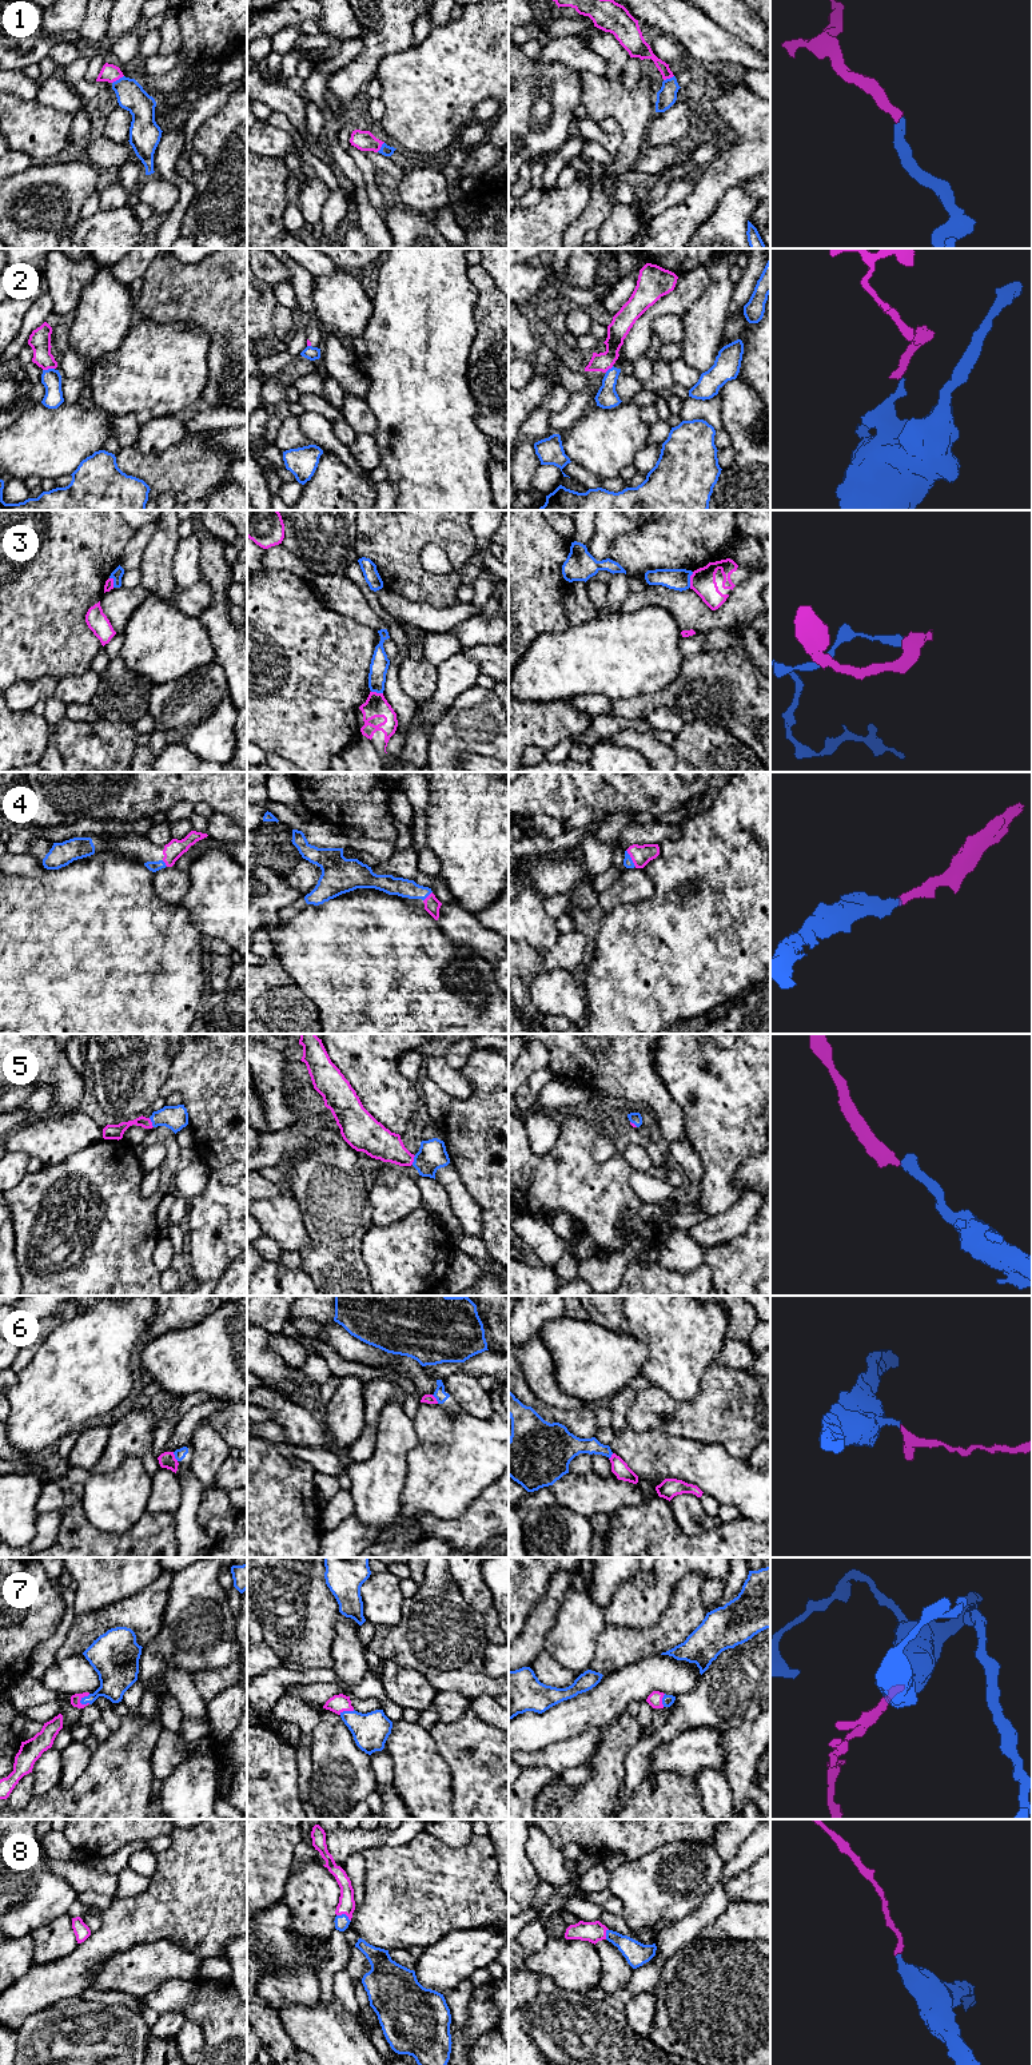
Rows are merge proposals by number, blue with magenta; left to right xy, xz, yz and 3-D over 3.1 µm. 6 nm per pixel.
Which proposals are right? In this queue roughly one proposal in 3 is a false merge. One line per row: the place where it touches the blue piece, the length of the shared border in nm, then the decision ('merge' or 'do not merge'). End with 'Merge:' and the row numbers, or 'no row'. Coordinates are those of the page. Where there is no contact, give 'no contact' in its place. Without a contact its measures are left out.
1: contact xy (119, 79); length 90 nm; merge
2: contact xy (48, 369); length 70 nm; merge
3: contact yz (689, 580); length 100 nm; merge
4: contact yz (630, 858); length 120 nm; merge
5: contact xy (151, 1121); length 70 nm; merge
6: contact xy (175, 1456); length 70 nm; do not merge
7: contact xy (84, 1697); length 90 nm; merge
8: contact xz (345, 1914); length 100 nm; merge
Merge: 1, 2, 3, 4, 5, 7, 8

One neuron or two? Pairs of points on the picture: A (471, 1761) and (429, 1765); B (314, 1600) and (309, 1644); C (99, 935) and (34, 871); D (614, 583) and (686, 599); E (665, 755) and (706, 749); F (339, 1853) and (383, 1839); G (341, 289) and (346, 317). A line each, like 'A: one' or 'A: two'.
A: two
B: one
C: two
D: two
E: two
F: one
G: one

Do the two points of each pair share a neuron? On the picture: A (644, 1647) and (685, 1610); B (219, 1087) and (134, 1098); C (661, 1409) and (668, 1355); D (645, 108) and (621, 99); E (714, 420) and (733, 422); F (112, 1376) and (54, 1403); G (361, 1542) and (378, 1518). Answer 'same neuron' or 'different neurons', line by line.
A: same neuron
B: different neurons
C: different neurons
D: same neuron
E: different neurons
F: same neuron
G: different neurons

